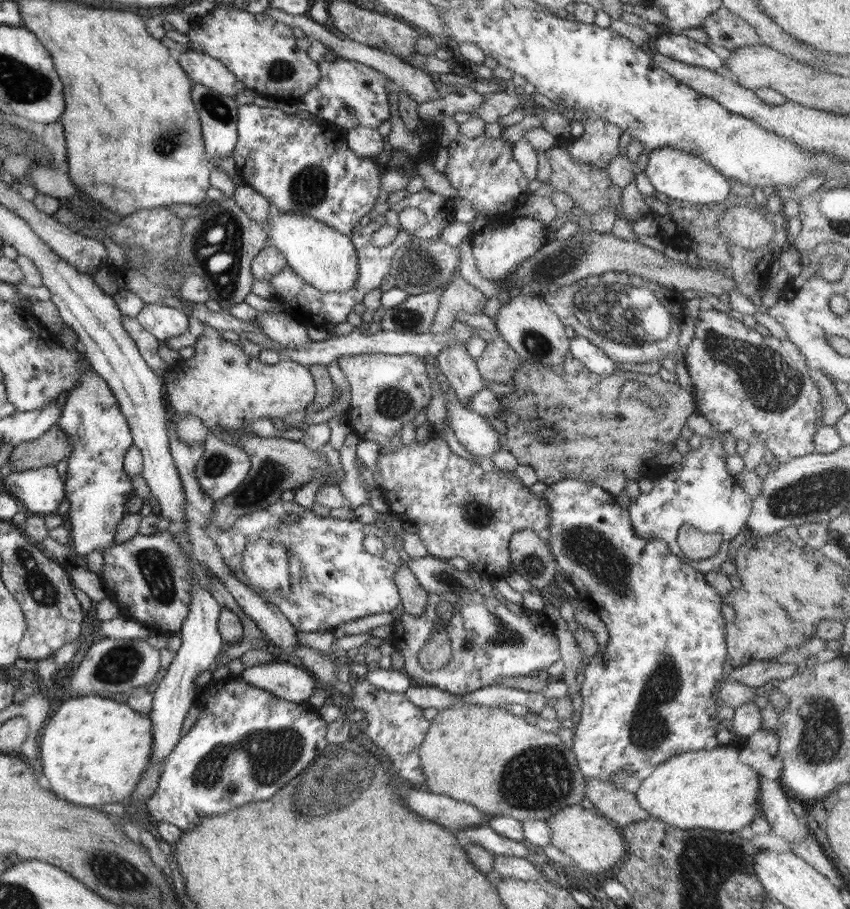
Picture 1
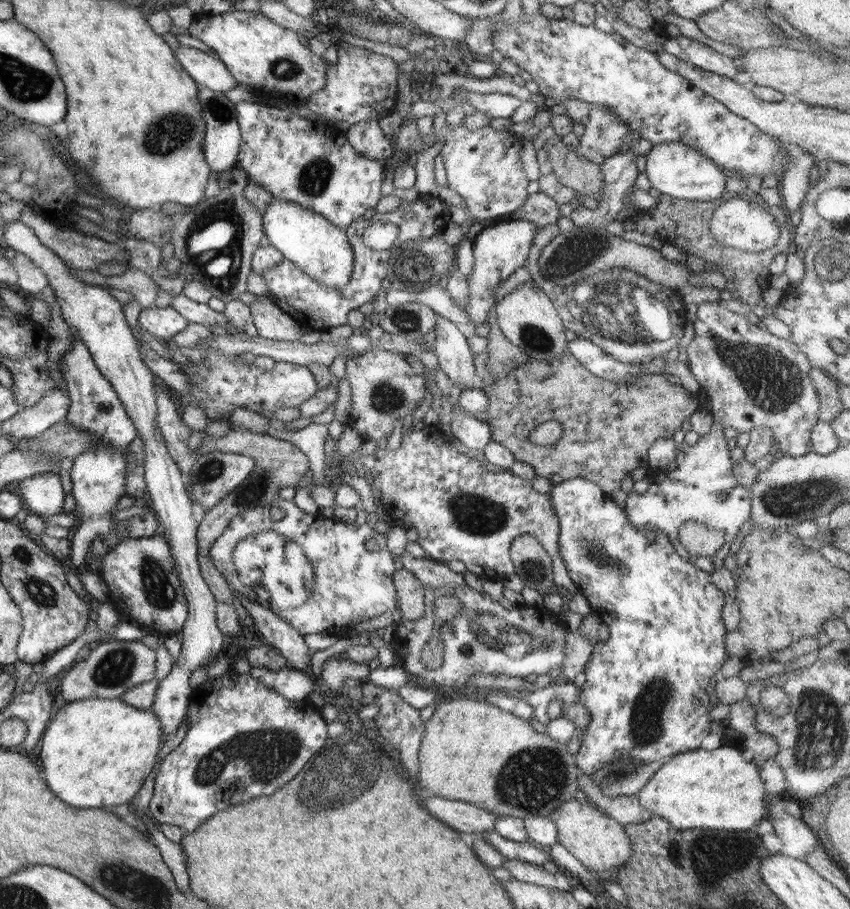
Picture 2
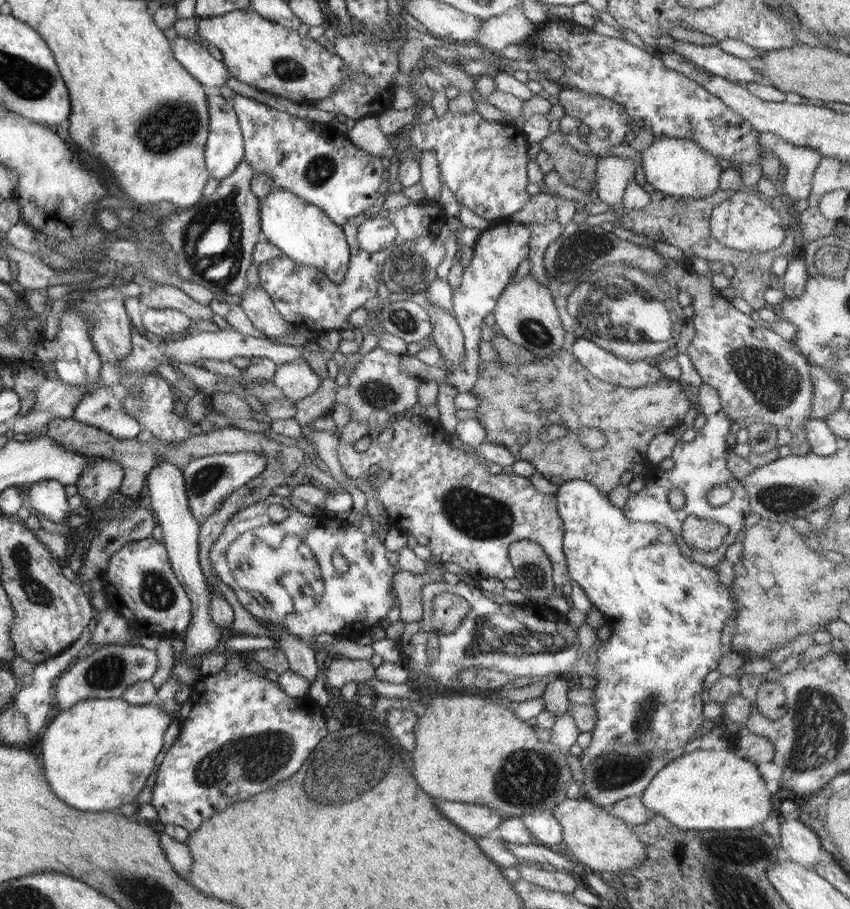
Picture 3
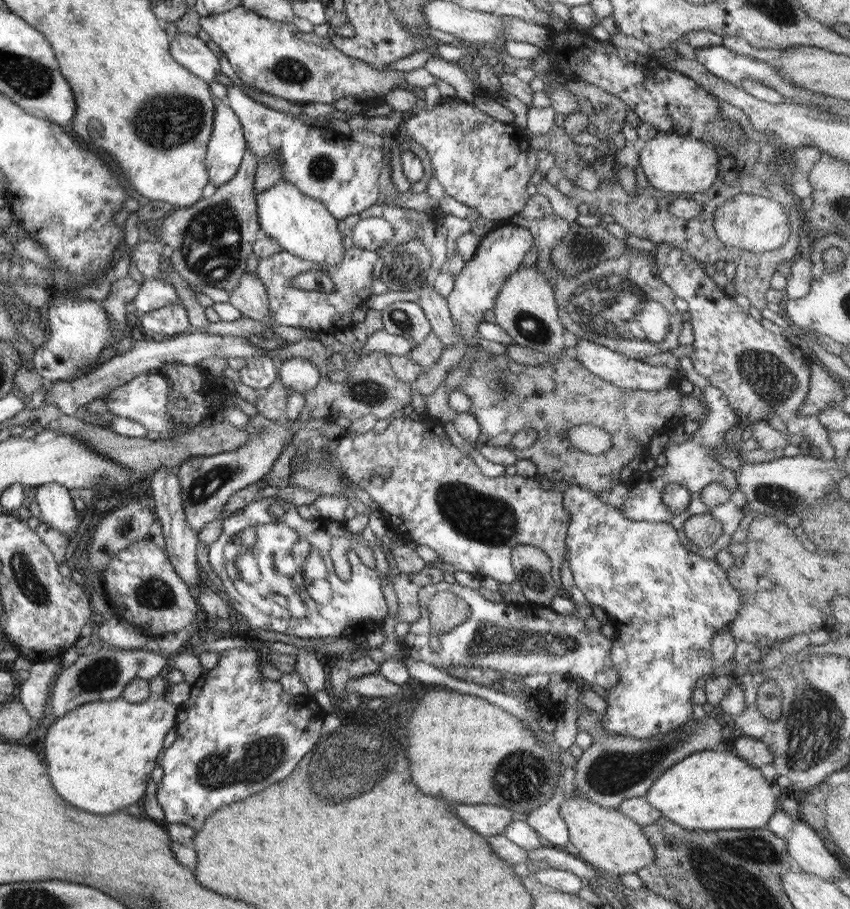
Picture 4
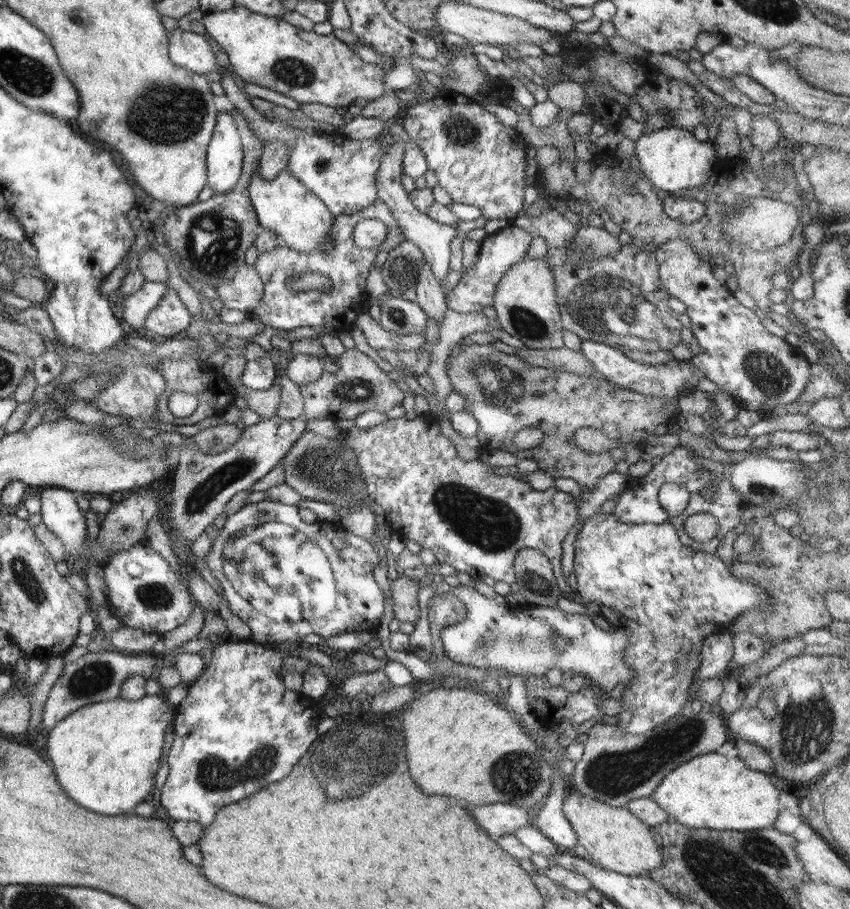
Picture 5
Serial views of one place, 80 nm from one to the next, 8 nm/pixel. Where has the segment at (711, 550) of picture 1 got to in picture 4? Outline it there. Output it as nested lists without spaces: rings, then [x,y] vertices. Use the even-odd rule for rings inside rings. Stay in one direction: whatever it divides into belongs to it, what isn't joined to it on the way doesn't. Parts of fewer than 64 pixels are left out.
[[[710,514],[694,515],[686,519],[683,531],[688,540],[702,548],[712,546],[723,535],[723,524]]]

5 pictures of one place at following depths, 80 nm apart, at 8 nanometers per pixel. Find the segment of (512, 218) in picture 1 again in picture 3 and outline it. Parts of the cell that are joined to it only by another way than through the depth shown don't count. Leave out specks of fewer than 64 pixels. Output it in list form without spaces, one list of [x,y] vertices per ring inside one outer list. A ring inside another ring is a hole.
[[[512,216],[489,220],[488,226],[481,232],[474,244],[474,258],[470,265],[463,269],[460,285],[453,290],[452,304],[456,320],[464,336],[464,359],[447,376],[446,382],[439,385],[437,406],[440,417],[438,423],[452,436],[450,440],[457,439],[455,426],[459,423],[456,417],[457,406],[454,397],[461,392],[468,392],[475,385],[479,366],[479,343],[481,342],[481,328],[484,318],[494,312],[498,297],[504,292],[506,286],[512,281],[520,264],[529,256],[529,242],[531,240],[530,228],[526,223],[512,220]]]

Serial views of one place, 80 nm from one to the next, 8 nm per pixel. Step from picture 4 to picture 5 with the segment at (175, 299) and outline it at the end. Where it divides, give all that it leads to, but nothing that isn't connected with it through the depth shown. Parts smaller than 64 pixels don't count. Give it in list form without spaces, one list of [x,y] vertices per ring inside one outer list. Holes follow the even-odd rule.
[[[146,281],[140,287],[140,290],[137,290],[134,294],[129,294],[123,298],[122,314],[124,320],[132,327],[133,334],[142,334],[142,331],[144,330],[145,318],[160,304],[161,298],[164,298],[167,290],[167,283]]]

